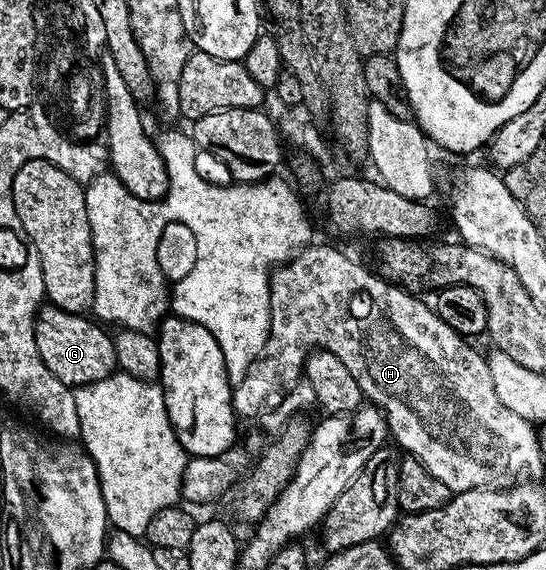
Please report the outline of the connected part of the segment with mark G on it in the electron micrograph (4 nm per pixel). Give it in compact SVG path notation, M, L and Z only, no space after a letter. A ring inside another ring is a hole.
M42 305L41 309L37 312L35 344L39 348L39 356L43 356L43 364L47 364L47 368L51 368L53 375L59 380L63 380L63 384L70 388L98 382L110 377L118 369L110 331L104 325L98 324L92 317L85 314L68 314L57 306Z

